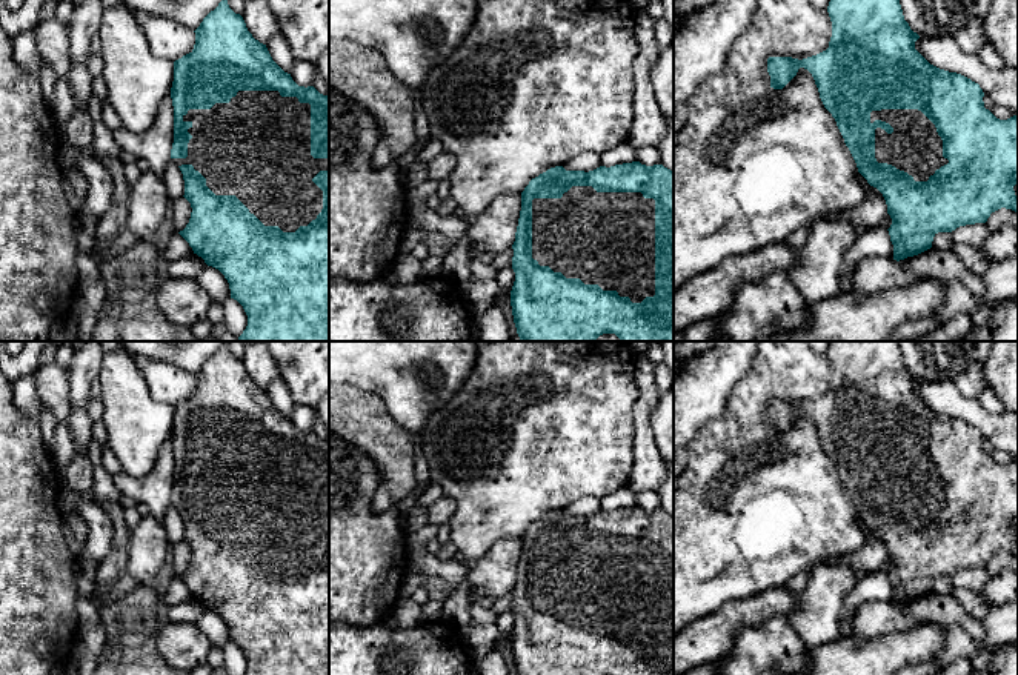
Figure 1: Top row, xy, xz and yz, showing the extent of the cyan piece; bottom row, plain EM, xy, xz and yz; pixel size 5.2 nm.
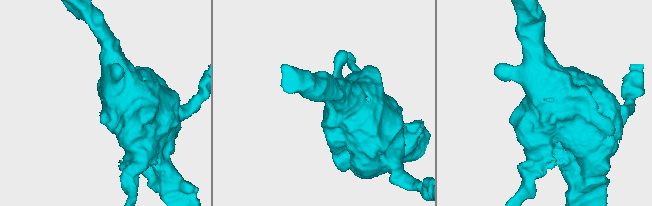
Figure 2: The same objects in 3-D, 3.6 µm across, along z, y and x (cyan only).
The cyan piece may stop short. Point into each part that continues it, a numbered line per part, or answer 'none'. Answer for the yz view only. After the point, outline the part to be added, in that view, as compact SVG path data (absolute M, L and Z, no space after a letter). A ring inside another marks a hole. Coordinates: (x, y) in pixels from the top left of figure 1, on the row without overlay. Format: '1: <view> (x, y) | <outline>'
1: yz (914, 491) | M881 454L870 457L870 467L881 464L893 472L892 478L884 474L875 474L875 503L878 507L887 507L907 517L915 526L927 526L936 514L947 509L943 501L943 484L935 469L918 454Z

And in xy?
1: xy (257, 491) | M238 435L229 447L211 454L189 454L183 466L191 466L186 503L172 503L177 510L192 509L206 523L215 540L235 540L264 570L295 577L308 570L323 554L323 535L312 526L320 515L329 515L329 503L311 500L311 449L297 441L281 441L278 435Z

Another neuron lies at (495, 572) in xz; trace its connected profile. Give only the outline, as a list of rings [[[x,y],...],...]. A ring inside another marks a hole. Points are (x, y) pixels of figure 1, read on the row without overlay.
[[[501,538],[477,563],[469,566],[466,578],[486,597],[500,598],[512,592],[521,555],[521,538]]]

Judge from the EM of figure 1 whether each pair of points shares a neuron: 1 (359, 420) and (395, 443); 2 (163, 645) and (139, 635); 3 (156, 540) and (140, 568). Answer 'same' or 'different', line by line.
1: same
2: different
3: same

